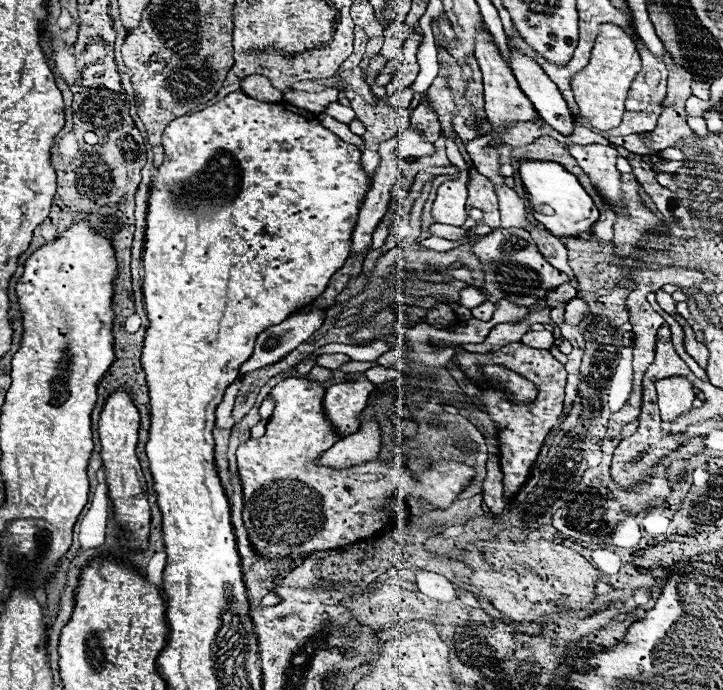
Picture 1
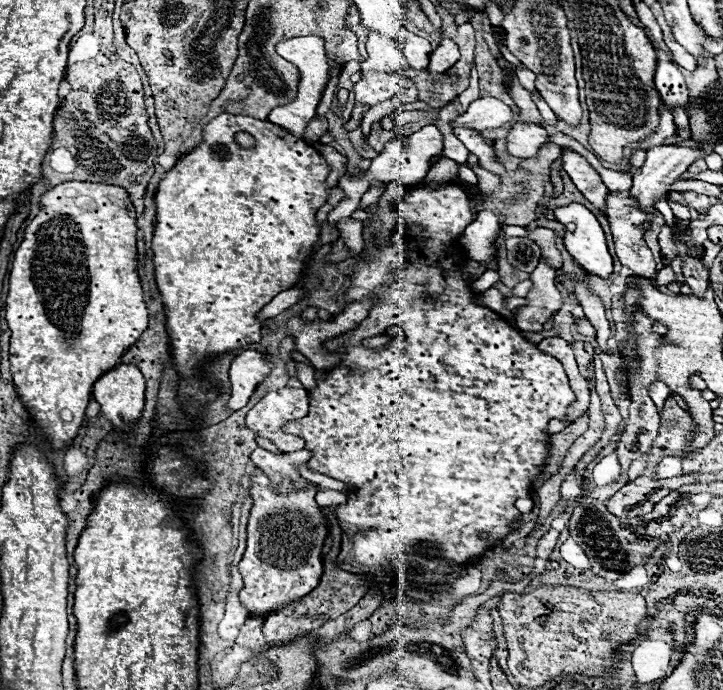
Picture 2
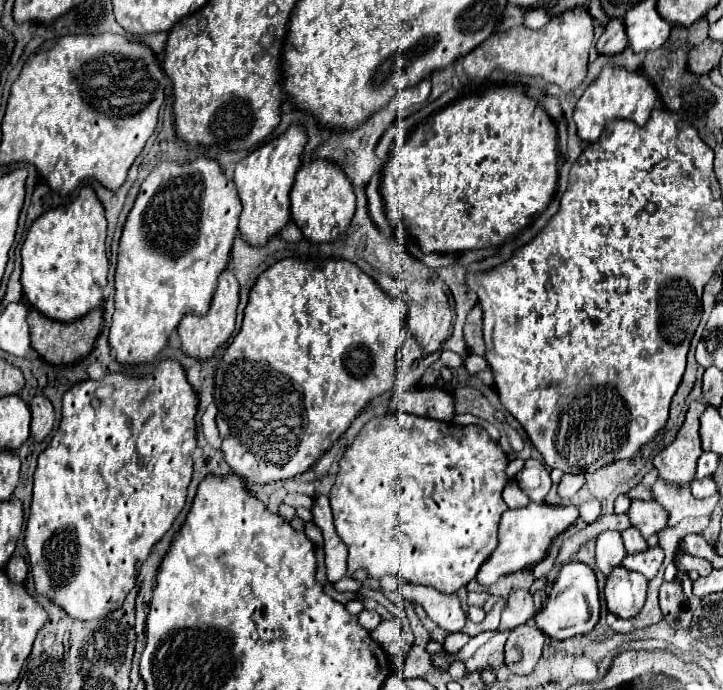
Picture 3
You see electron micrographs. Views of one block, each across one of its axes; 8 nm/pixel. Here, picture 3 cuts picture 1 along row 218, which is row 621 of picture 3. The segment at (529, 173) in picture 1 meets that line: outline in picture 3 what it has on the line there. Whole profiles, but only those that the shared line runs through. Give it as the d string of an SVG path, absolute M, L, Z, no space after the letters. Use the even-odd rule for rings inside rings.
M568 562L558 572L548 602L544 610L536 616L536 626L550 638L566 640L578 634L592 632L592 628L598 622L598 614L600 614L600 598L598 598L598 580L594 568L584 562Z

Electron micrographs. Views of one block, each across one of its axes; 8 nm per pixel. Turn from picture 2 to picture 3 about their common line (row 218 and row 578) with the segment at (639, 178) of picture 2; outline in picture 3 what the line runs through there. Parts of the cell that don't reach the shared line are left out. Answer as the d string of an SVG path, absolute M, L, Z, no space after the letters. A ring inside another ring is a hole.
M654 546L654 548L648 548L644 552L636 552L636 554L628 554L622 564L628 568L628 570L634 570L634 572L640 572L646 576L646 580L652 580L660 566L662 566L662 560L664 560L664 552L660 546Z

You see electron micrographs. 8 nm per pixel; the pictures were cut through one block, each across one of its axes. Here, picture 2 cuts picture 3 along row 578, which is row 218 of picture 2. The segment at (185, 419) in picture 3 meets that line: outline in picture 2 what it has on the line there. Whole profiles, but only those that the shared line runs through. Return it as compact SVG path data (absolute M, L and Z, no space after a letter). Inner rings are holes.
M64 182L64 184L58 184L56 188L52 188L50 192L46 192L42 196L42 212L28 224L26 236L14 254L12 272L10 272L10 290L6 296L6 320L8 320L8 326L12 330L12 336L10 336L10 372L14 378L14 388L16 388L18 398L26 406L28 416L40 428L42 436L46 440L50 440L54 450L72 446L74 444L72 440L82 430L84 410L92 398L92 386L96 384L96 380L104 372L112 370L118 364L122 352L126 348L130 348L148 326L148 310L146 310L146 304L142 298L142 286L140 286L140 278L136 272L136 212L134 212L134 206L132 206L124 188L112 186L112 184ZM64 414L68 414L72 418L62 420Z

